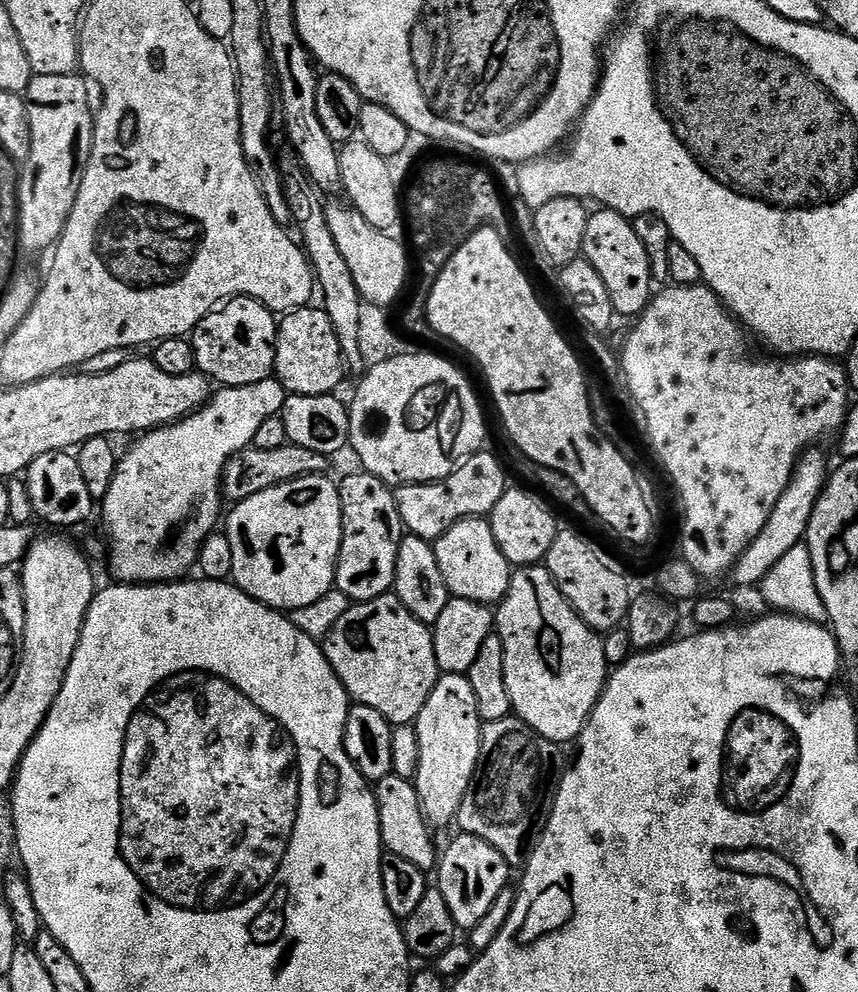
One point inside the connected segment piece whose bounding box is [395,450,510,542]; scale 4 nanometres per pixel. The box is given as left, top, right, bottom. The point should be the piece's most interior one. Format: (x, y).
(472, 490)

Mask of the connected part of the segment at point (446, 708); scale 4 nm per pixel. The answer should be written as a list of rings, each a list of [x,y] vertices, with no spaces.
[[[441,675],[430,698],[426,698],[426,706],[422,706],[422,714],[418,714],[415,725],[418,734],[416,793],[424,817],[433,829],[439,830],[455,821],[458,806],[462,806],[462,798],[472,785],[472,775],[480,757],[482,721],[467,675]]]

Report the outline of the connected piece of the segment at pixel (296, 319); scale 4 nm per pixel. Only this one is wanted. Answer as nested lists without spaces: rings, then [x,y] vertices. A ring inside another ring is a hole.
[[[312,307],[295,308],[293,312],[287,313],[279,321],[276,330],[274,376],[284,391],[294,396],[326,396],[335,393],[346,375],[344,355],[330,318],[323,307]]]

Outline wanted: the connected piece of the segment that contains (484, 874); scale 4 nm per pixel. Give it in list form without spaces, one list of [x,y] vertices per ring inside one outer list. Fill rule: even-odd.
[[[456,834],[448,844],[448,849],[441,851],[438,856],[438,887],[442,898],[446,898],[446,906],[450,906],[450,914],[454,917],[457,929],[471,930],[490,910],[494,898],[509,887],[510,869],[506,858],[490,846],[490,842],[482,842],[477,836]]]

